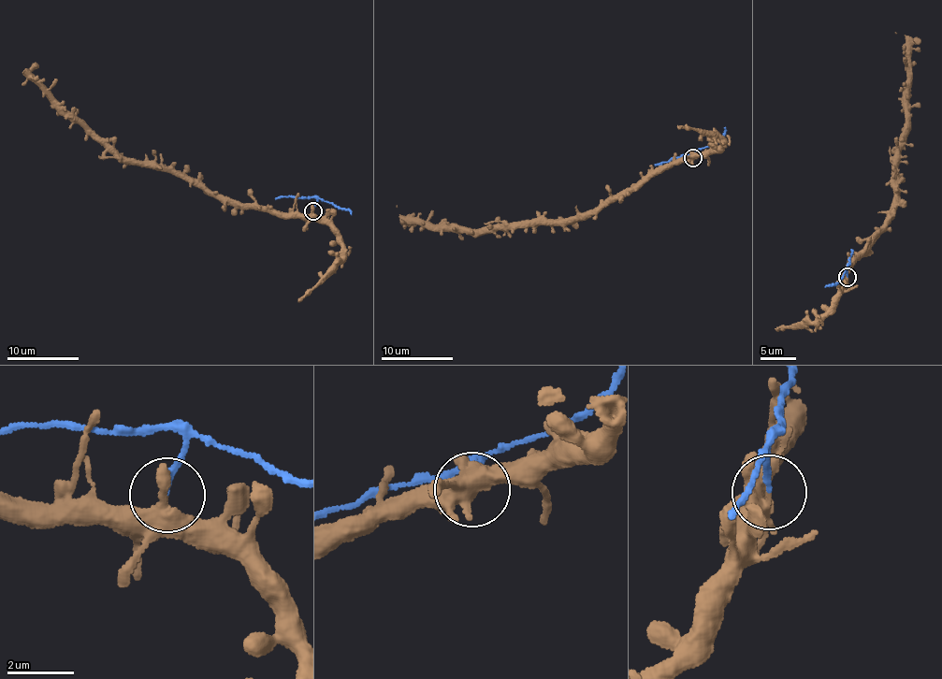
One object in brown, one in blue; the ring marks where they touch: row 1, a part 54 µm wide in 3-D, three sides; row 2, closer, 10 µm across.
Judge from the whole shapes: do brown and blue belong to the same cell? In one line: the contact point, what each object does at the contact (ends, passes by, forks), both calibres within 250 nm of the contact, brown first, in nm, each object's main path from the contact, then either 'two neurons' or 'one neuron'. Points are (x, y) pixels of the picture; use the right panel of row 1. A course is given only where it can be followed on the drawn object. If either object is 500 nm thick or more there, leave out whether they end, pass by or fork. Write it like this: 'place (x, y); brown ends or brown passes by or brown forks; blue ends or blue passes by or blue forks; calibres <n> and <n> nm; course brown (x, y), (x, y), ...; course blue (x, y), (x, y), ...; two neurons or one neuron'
place (847, 277); brown passes by; blue ends; calibres 280 and 170 nm; course brown (847, 277), (845, 268), (883, 225), (893, 200), (892, 164), (905, 129), (907, 81), (906, 36), (895, 33); course blue (847, 277), (847, 268), (852, 250); two neurons

